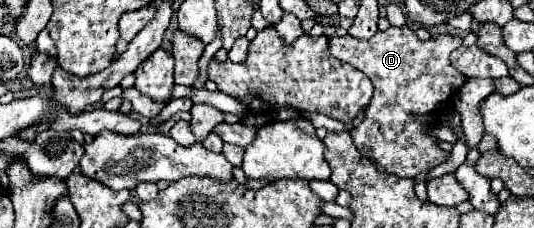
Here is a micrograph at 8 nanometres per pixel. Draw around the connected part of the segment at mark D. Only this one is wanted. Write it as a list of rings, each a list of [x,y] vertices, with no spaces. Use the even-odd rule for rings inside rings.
[[[389,27],[367,41],[345,37],[329,39],[329,51],[339,61],[359,69],[373,83],[373,97],[365,107],[365,119],[353,127],[351,137],[361,153],[371,157],[379,169],[397,177],[415,179],[443,161],[449,153],[439,147],[439,139],[429,135],[427,115],[439,115],[467,81],[451,65],[449,55],[461,45],[457,35],[439,35],[421,41],[411,27]]]

